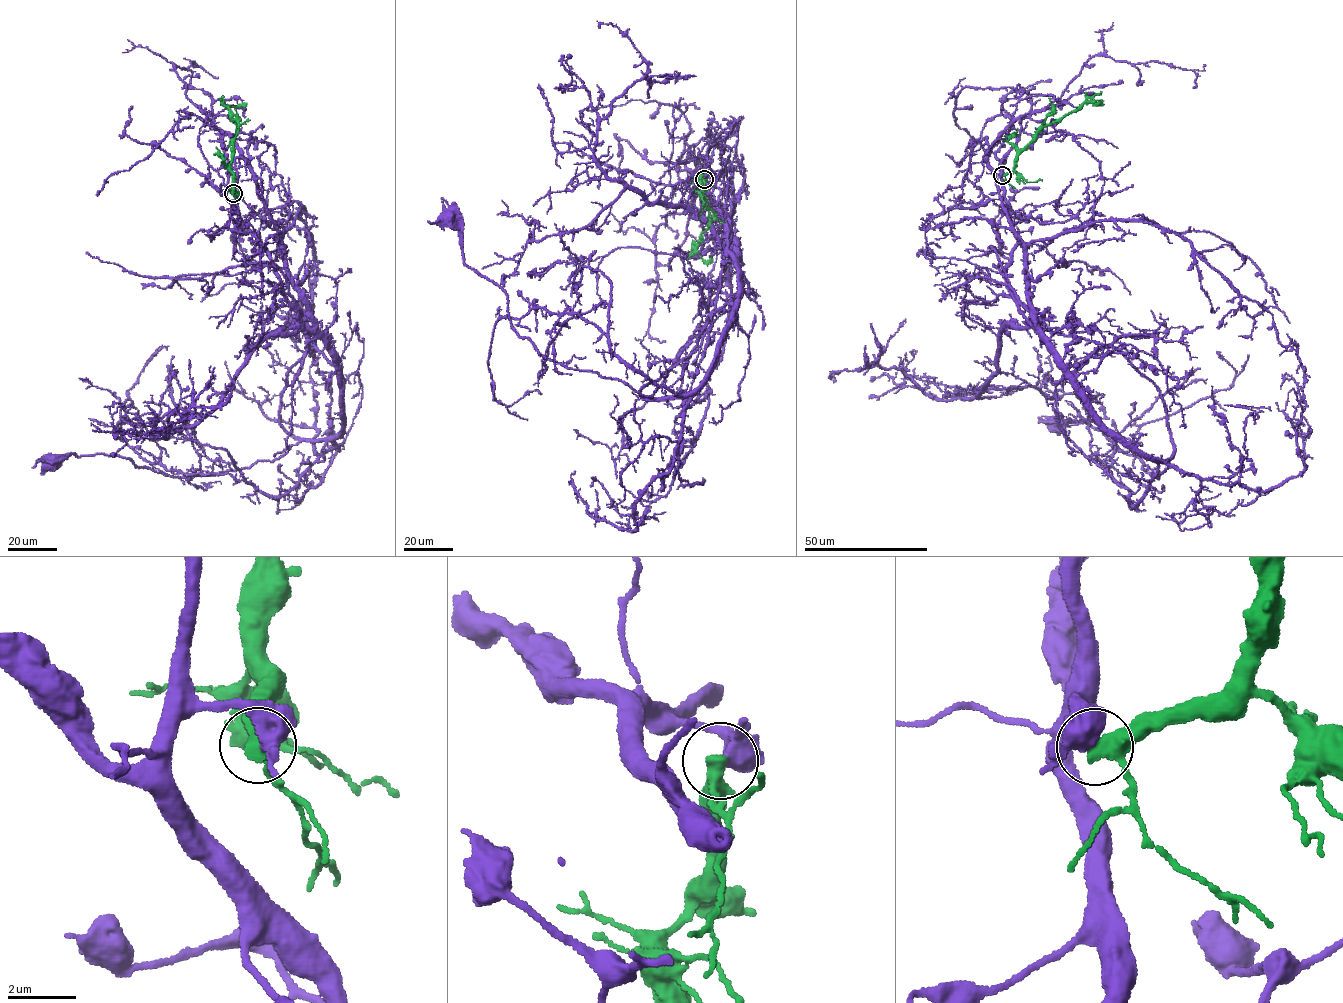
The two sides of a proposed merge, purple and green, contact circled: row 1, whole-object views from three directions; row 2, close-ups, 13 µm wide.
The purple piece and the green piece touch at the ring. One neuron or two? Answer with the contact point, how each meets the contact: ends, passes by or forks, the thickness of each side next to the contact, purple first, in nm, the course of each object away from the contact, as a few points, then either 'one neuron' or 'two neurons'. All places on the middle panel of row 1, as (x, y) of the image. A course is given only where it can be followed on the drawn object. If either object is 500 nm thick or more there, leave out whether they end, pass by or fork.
place (704, 179); calibres 500 and 420 nm; course purple (704, 178), (738, 289), (714, 368), (681, 396), (543, 356), (467, 265), (448, 216); course green (704, 178), (702, 187), (705, 188), (710, 224), (701, 234), (697, 252), (707, 261), (710, 256); two neurons

